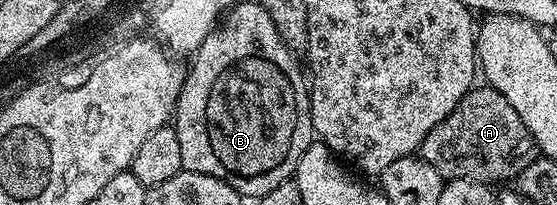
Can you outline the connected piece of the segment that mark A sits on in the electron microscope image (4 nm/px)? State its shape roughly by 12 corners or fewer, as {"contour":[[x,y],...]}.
{"contour":[[475,86],[424,138],[443,181],[513,181],[535,148],[512,102]]}

